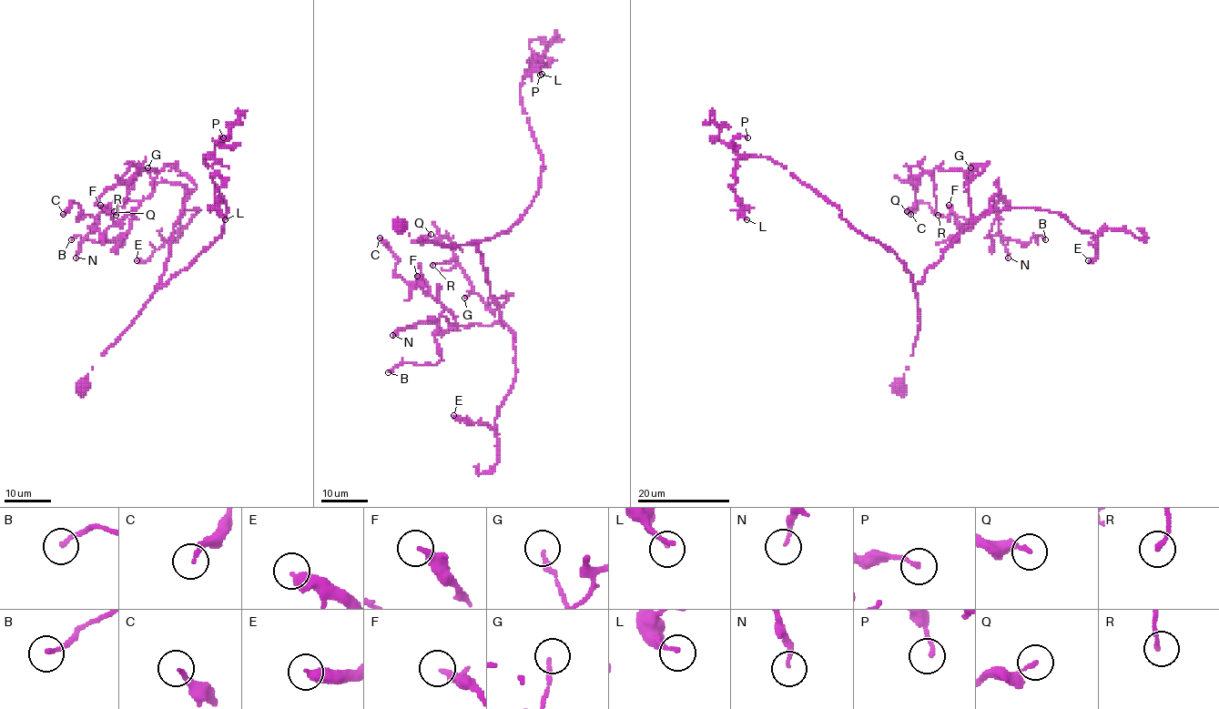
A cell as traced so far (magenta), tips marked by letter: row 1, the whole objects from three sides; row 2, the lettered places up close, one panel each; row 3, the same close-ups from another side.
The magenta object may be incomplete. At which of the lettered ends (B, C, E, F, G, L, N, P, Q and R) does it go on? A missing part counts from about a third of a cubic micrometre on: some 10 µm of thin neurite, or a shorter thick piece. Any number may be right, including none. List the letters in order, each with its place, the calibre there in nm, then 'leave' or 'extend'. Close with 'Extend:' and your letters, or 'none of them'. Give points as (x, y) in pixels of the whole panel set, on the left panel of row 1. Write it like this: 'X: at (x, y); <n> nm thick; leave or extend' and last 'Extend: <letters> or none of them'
B: at (71, 239); 180 nm thick; leave
C: at (63, 214); 200 nm thick; leave
E: at (137, 260); 480 nm thick; leave
F: at (100, 205); 280 nm thick; leave
G: at (147, 167); 190 nm thick; leave
L: at (225, 219); 160 nm thick; leave
N: at (76, 258); 140 nm thick; leave
P: at (223, 137); 160 nm thick; leave
Q: at (114, 211); 170 nm thick; leave
R: at (116, 215); 180 nm thick; leave
Extend: none of them

